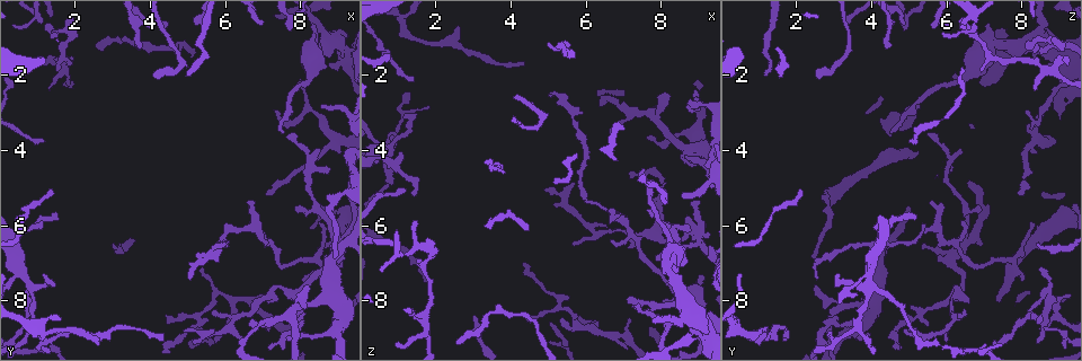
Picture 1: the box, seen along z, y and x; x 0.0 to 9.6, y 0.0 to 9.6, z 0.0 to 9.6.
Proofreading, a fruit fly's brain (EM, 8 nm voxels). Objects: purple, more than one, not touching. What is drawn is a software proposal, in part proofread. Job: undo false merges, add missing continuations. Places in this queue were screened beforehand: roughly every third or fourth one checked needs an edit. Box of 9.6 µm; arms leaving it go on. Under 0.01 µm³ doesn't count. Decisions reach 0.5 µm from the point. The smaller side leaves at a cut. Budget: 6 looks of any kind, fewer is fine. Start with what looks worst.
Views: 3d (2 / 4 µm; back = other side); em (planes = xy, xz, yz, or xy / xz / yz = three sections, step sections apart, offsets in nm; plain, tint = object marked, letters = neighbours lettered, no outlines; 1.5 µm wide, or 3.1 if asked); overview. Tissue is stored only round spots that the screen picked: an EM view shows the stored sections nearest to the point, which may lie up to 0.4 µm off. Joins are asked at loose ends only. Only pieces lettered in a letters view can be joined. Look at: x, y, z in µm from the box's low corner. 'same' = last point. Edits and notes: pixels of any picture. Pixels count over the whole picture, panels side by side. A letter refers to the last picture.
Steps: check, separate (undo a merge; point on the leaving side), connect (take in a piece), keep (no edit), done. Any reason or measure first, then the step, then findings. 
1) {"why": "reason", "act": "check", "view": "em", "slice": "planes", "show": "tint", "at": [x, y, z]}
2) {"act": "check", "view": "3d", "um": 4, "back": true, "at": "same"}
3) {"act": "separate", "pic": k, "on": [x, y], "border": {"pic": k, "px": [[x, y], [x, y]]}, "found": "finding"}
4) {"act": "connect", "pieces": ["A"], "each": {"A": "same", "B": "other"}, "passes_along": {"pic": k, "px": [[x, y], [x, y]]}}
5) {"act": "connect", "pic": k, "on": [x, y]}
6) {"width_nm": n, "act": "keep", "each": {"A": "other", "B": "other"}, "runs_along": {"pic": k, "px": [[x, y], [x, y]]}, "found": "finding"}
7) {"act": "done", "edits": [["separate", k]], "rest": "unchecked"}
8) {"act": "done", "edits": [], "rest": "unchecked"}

{"why": "branch stops here", "act": "check", "view": "3d", "um": 4, "at": [7.05, 5.20, 8.00]}

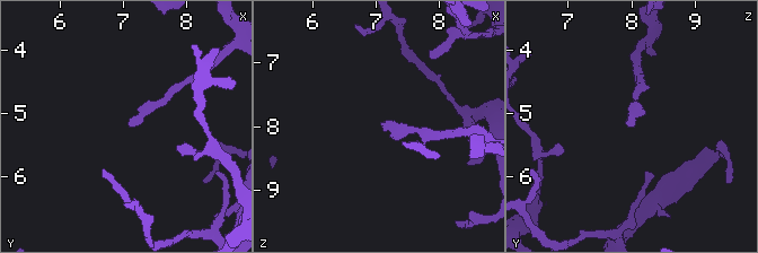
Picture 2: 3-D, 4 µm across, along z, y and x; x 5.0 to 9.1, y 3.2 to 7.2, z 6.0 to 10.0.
{"why": "shape alone is not enough", "act": "check", "view": "em", "slice": "xz", "step": 8, "show": "tint", "at": [7.10, 5.20, 7.95]}

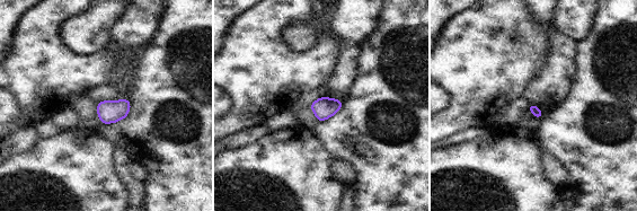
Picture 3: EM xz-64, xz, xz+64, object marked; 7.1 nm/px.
{"act": "check", "view": "em", "slice": "planes", "show": "letters", "at": "same"}

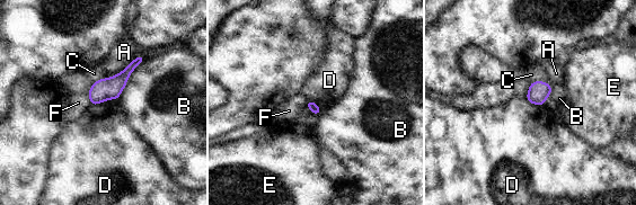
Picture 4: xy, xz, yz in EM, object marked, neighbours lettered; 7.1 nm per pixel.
{"act": "keep", "each": {"A": "other", "B": "other", "C": "other", "D": "other", "E": "other", "F": "other"}, "found": "none of them fits"}

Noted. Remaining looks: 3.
{"why": "free end", "act": "check", "view": "em", "slice": "planes", "show": "letters", "at": [4.85, 8.80, 5.00]}

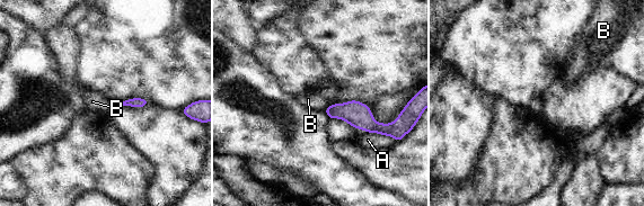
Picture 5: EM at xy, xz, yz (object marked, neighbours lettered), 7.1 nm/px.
{"act": "keep", "each": {"A": "other", "B": "other"}, "border": {"pic": 5, "px": [[329, 106], [324, 109]]}, "found": "none of them fits"}

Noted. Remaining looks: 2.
{"why": "thin end", "act": "check", "view": "3d", "um": 4, "at": [4.90, 2.05, 1.20]}

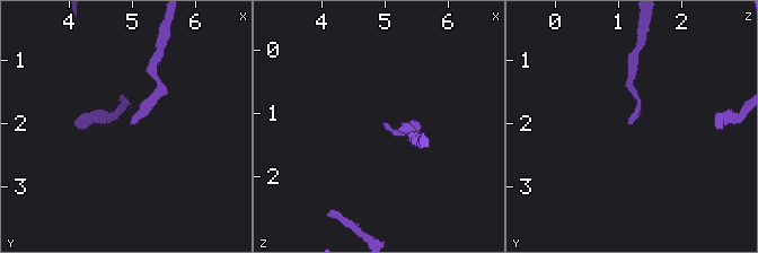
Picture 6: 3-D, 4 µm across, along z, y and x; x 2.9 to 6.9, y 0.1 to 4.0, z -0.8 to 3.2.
{"why": "now the EM", "act": "check", "view": "em", "slice": "planes", "show": "letters", "at": [5.00, 2.05, 1.20]}

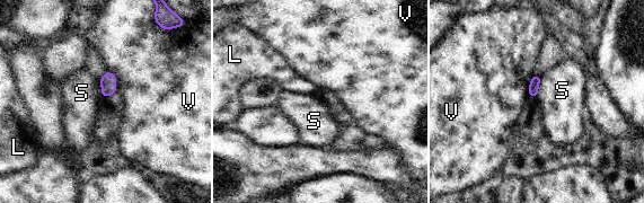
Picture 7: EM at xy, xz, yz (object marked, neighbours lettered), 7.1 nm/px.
{"act": "keep", "each": {"L": "other", "S": "other", "V": "other"}, "border": {"pic": 7, "px": [[541, 76], [536, 96]]}, "found": "none of them fits"}

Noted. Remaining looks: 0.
{"act": "done", "edits": [], "rest": "unchecked"}

